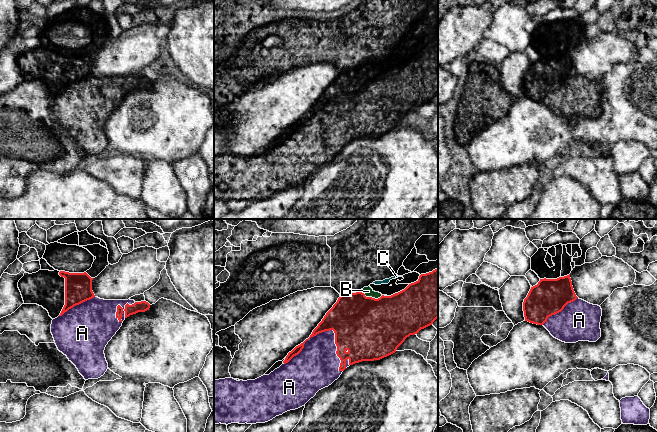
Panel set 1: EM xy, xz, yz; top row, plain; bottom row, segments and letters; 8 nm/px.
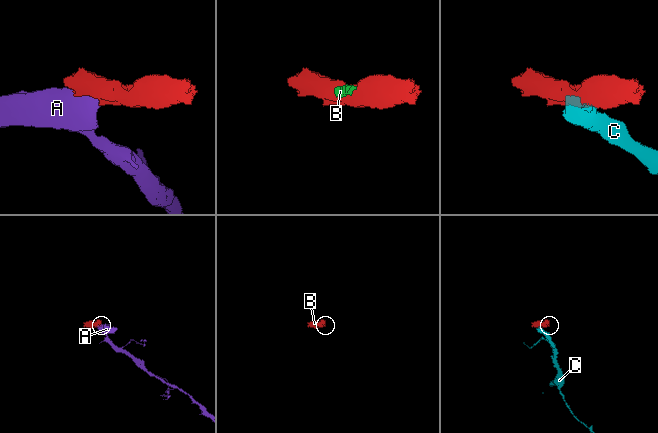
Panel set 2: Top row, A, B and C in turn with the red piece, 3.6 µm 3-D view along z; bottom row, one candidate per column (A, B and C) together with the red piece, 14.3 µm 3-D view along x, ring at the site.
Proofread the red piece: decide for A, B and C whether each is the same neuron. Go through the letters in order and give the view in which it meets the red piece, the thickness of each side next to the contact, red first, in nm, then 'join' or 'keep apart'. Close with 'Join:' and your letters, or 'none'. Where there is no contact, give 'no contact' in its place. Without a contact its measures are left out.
A: contact in xz; calibres 130 and 360 nm; join
B: contact in xz; calibres 480 and 80 nm; keep apart
C: contact in xz; calibres 440 and 20 nm; keep apart
Join: A

